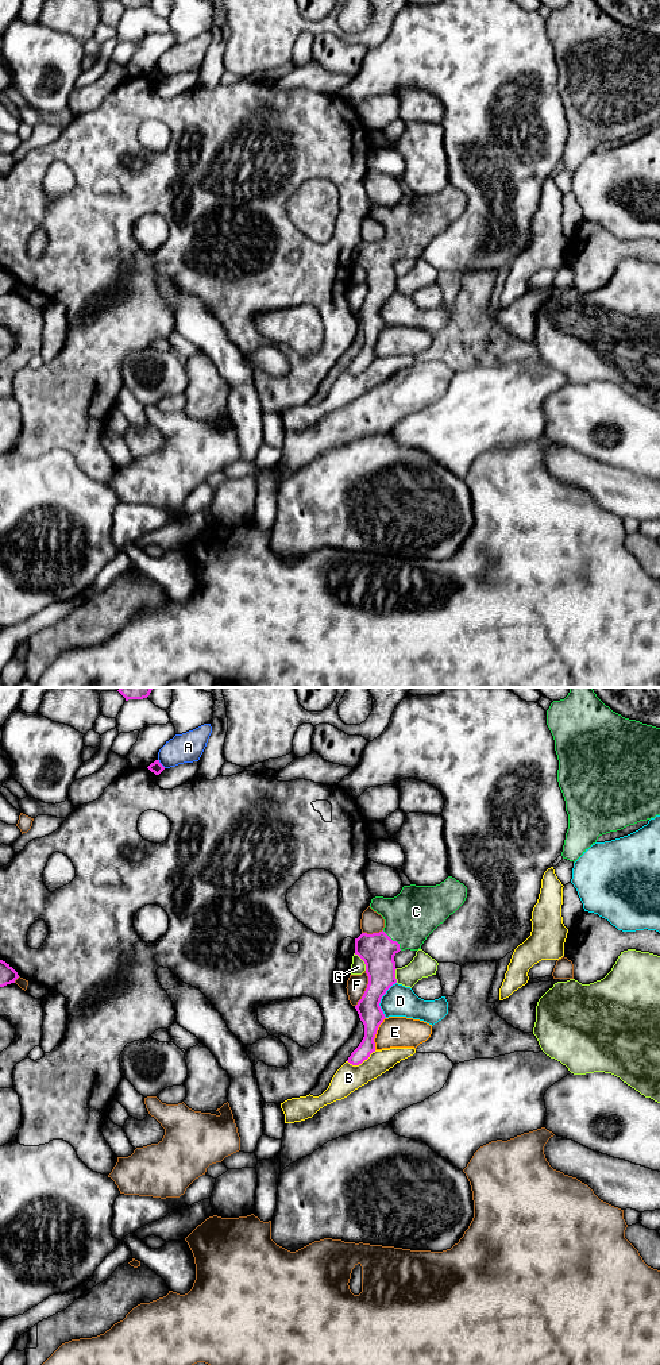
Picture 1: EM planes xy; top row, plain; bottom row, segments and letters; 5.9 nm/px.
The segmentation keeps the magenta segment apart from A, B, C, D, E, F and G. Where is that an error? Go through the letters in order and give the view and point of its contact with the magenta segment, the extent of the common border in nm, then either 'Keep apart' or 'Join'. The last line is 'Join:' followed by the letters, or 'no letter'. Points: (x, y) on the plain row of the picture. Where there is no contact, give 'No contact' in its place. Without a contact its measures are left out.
A: Touches magenta at xy (159, 72). Shared border 70 nm. Keep apart
B: Touches magenta at xy (361, 371). Shared border 190 nm. Keep apart
C: Touches magenta at xy (392, 249). Shared border 170 nm. Keep apart
D: Touches magenta at xy (381, 307). Shared border 220 nm. Keep apart
E: Touches magenta at xy (375, 342). Shared border 220 nm. Keep apart
F: Touches magenta at xy (366, 297). Shared border 220 nm. Keep apart
G: Touches magenta at xy (363, 269). Shared border 130 nm. Keep apart
Join: no letter

